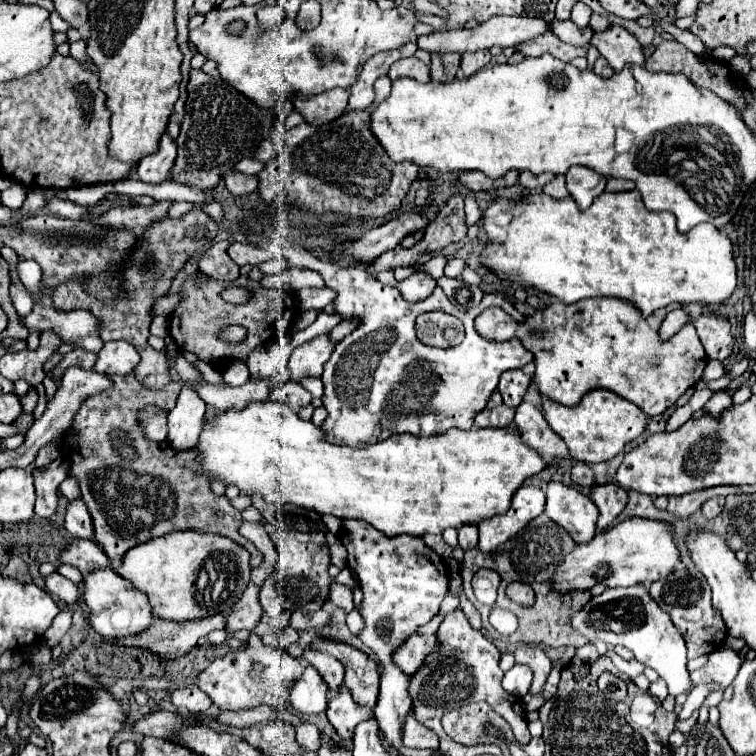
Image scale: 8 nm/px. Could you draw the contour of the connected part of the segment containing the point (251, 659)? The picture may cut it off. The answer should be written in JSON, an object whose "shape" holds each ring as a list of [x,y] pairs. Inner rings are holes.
{"shape":[[[262,641],[254,645],[246,645],[238,651],[230,651],[224,657],[216,657],[198,677],[198,687],[222,709],[222,711],[238,711],[238,709],[252,709],[256,705],[274,705],[278,707],[284,699],[282,689],[286,693],[292,689],[296,679],[302,675],[304,667],[298,659],[290,657],[280,649],[266,647]],[[254,663],[262,665],[262,673],[258,677],[250,677],[250,669]]]}

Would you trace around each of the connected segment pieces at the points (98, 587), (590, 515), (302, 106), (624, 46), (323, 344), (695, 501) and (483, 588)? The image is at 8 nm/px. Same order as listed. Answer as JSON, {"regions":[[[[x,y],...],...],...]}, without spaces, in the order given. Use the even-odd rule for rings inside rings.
{"regions":[[[[110,567],[106,569],[96,569],[90,575],[84,575],[84,593],[82,599],[90,609],[90,627],[94,627],[94,631],[106,639],[114,639],[114,637],[128,637],[128,635],[136,635],[142,633],[144,629],[148,629],[148,625],[152,621],[156,621],[158,617],[152,615],[150,603],[146,599],[146,595],[138,589],[134,589],[130,585],[130,581],[124,581],[120,575],[116,575]]],[[[548,483],[544,513],[562,525],[576,543],[590,541],[596,533],[598,507],[590,501],[590,497],[574,487]]],[[[328,89],[326,93],[318,93],[316,97],[306,97],[298,93],[294,97],[294,109],[306,119],[310,125],[326,125],[338,119],[348,105],[348,89]]],[[[610,25],[606,31],[594,33],[590,43],[598,49],[598,53],[614,71],[620,71],[626,65],[644,65],[640,43],[620,25]]],[[[318,335],[312,341],[296,347],[288,359],[288,369],[292,373],[292,379],[298,381],[302,377],[320,377],[324,363],[330,359],[334,351],[334,343],[330,341],[330,335]]],[[[746,485],[744,486],[717,486],[704,489],[704,491],[694,491],[694,493],[686,493],[682,497],[670,497],[668,501],[668,507],[666,511],[680,517],[680,519],[686,519],[690,517],[694,511],[698,511],[702,507],[704,501],[708,501],[710,497],[714,496],[728,496],[746,494]]],[[[480,569],[474,579],[472,579],[472,587],[476,593],[476,599],[488,607],[492,607],[496,603],[496,589],[500,583],[500,575],[496,571],[490,569]]]]}

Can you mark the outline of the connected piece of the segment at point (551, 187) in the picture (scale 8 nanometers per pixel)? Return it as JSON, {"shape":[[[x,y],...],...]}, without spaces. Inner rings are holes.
{"shape":[[[556,175],[550,183],[546,183],[544,185],[544,193],[548,193],[554,199],[568,197],[568,189],[566,189],[566,183],[564,183],[564,175]]]}

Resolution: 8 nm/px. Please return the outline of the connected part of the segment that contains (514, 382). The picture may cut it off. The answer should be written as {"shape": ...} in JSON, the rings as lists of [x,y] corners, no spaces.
{"shape":[[[512,369],[512,371],[502,373],[498,391],[504,397],[504,405],[516,409],[522,403],[522,397],[524,397],[528,385],[530,385],[530,377],[522,369]]]}

